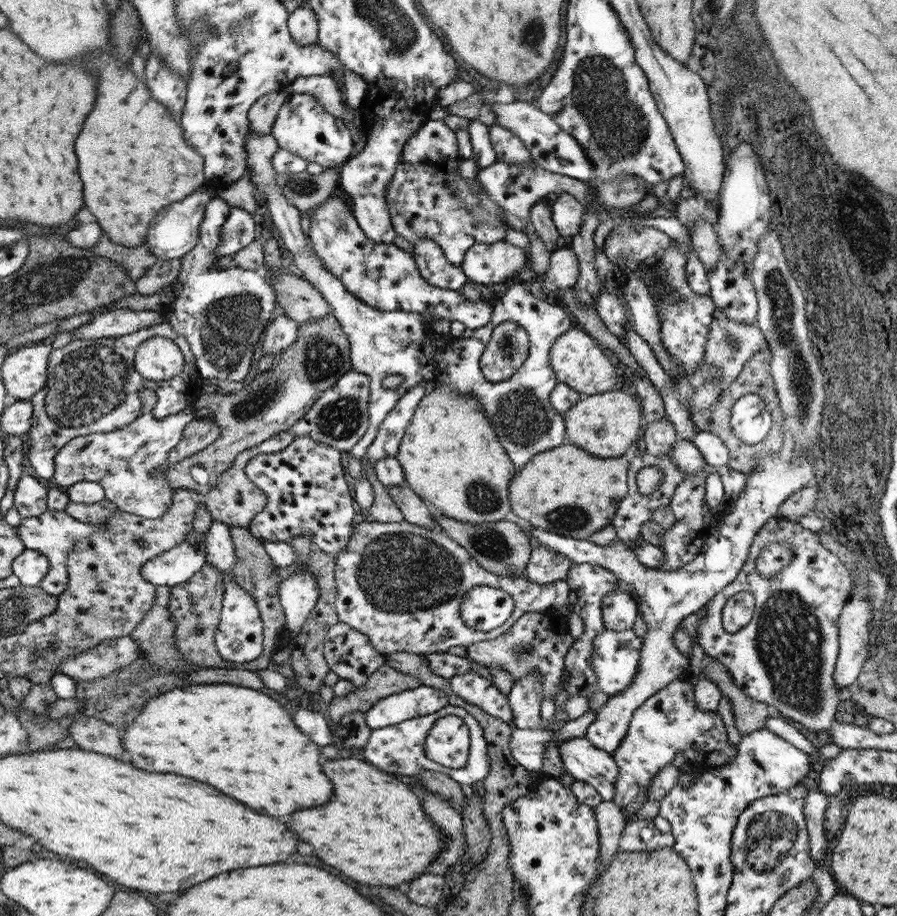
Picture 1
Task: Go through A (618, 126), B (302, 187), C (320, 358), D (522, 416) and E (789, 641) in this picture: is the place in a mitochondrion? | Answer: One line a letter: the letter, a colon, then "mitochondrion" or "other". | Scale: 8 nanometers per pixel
A: mitochondrion
B: mitochondrion
C: mitochondrion
D: mitochondrion
E: mitochondrion

